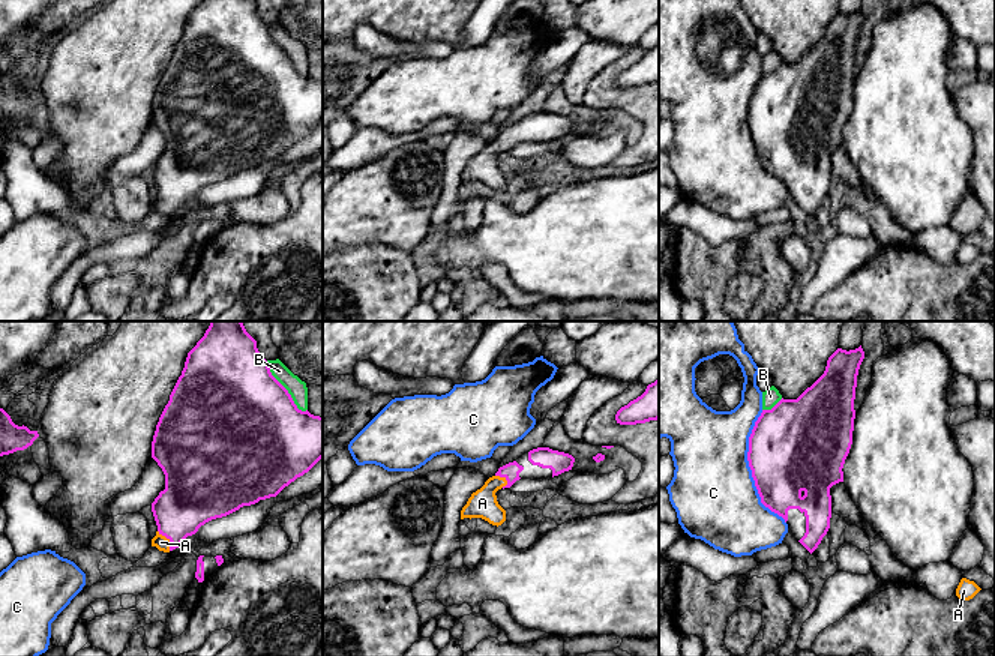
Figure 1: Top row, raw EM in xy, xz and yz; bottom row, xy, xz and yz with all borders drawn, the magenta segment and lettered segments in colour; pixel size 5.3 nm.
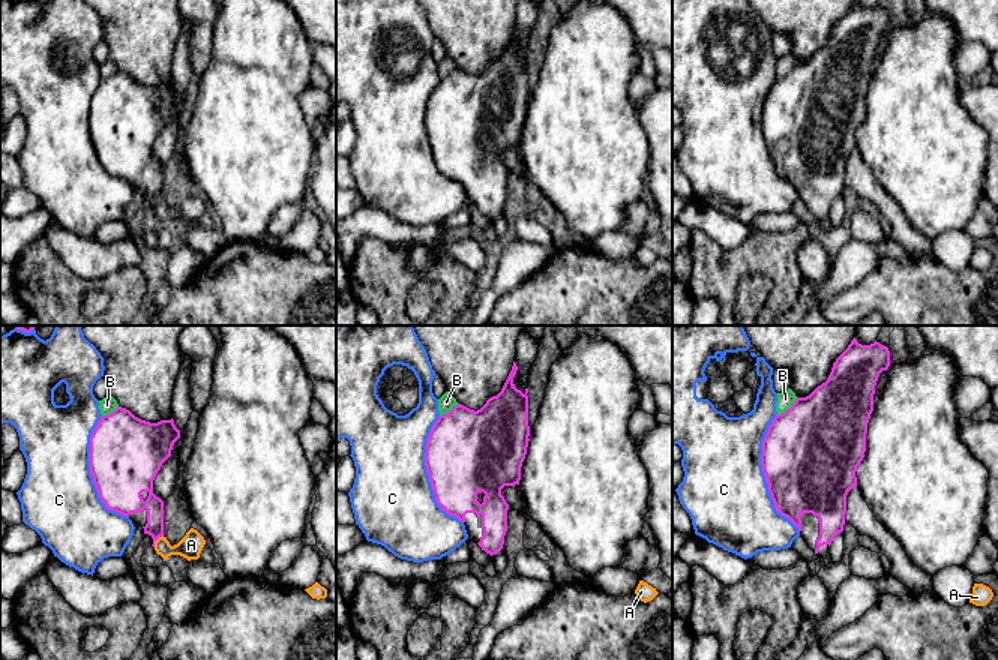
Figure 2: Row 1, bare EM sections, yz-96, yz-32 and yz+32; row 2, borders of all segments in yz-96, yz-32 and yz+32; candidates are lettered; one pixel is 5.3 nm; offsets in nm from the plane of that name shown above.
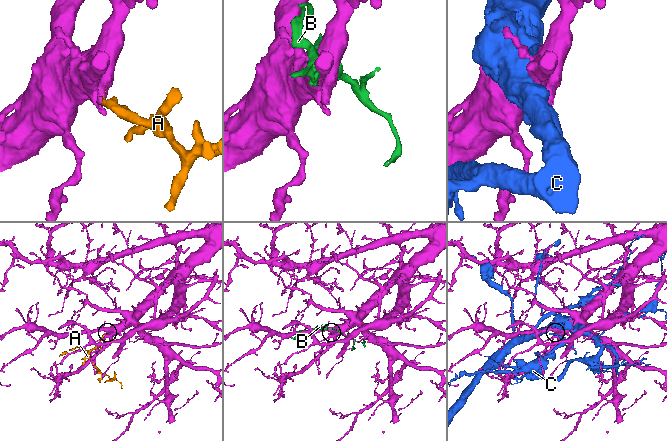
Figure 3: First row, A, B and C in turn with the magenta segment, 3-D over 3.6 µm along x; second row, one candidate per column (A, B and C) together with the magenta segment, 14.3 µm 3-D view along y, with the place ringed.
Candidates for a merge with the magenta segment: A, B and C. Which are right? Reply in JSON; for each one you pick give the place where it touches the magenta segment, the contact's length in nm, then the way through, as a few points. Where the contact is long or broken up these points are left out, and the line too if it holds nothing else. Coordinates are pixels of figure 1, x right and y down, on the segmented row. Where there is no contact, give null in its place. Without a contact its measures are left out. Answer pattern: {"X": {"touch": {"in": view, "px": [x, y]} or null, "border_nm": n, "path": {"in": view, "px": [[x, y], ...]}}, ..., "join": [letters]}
{"A": {"touch": {"in": "xy", "px": [170, 541]}, "border_nm": 130, "path": {"in": "xy", "px": [[189, 500], [179, 511], [170, 541], [161, 542]]}}, "join": ["A"]}

